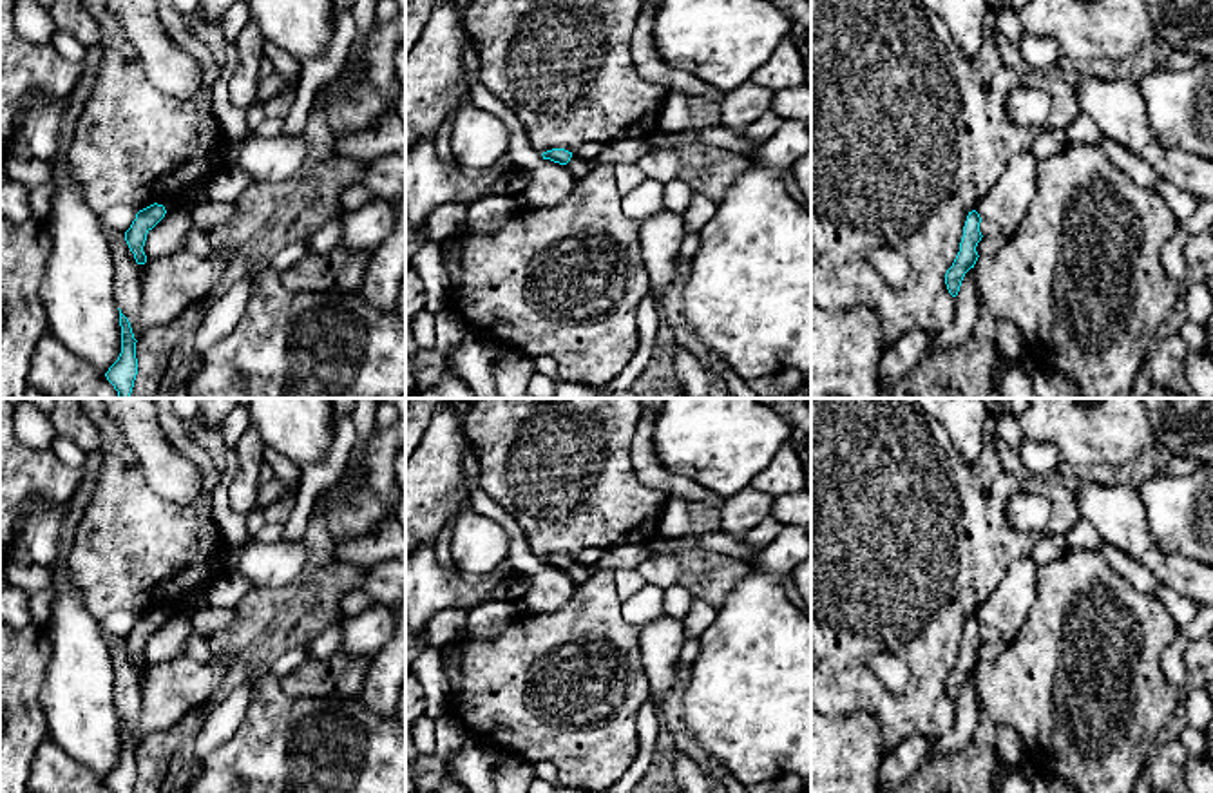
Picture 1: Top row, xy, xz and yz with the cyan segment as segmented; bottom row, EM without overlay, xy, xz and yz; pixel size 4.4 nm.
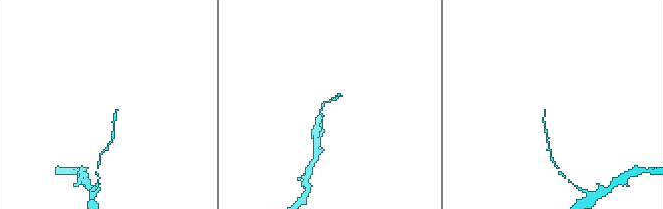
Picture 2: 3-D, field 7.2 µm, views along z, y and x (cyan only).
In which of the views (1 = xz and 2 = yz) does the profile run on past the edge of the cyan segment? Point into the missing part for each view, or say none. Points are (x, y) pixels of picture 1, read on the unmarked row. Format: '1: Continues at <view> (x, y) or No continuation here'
1: No continuation here
2: No continuation here

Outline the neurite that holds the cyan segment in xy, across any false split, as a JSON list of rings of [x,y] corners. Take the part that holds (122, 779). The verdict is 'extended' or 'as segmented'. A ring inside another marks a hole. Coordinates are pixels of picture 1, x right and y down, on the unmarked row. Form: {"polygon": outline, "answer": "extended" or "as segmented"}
{"polygon": [[[119,715],[119,731],[121,731],[121,759],[118,766],[105,779],[107,786],[114,793],[134,793],[138,780],[138,764],[136,764],[136,744],[130,733],[129,724]]], "answer": "as segmented"}

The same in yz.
{"polygon": [[[976,616],[969,617],[965,632],[963,632],[960,657],[958,657],[952,672],[945,679],[945,690],[952,702],[958,701],[965,679],[970,674],[974,674],[974,670],[979,663],[976,657],[976,652],[983,643],[979,637],[979,628],[981,628],[979,619]]], "answer": "as segmented"}

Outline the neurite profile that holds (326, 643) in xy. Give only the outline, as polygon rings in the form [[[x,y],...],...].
[[[335,623],[310,641],[310,659],[328,659],[342,645],[342,626]]]

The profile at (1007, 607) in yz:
[[[1032,556],[1017,558],[1003,581],[981,603],[976,617],[979,623],[999,630],[1001,641],[1012,643],[1019,634],[1037,594],[1039,565]]]

